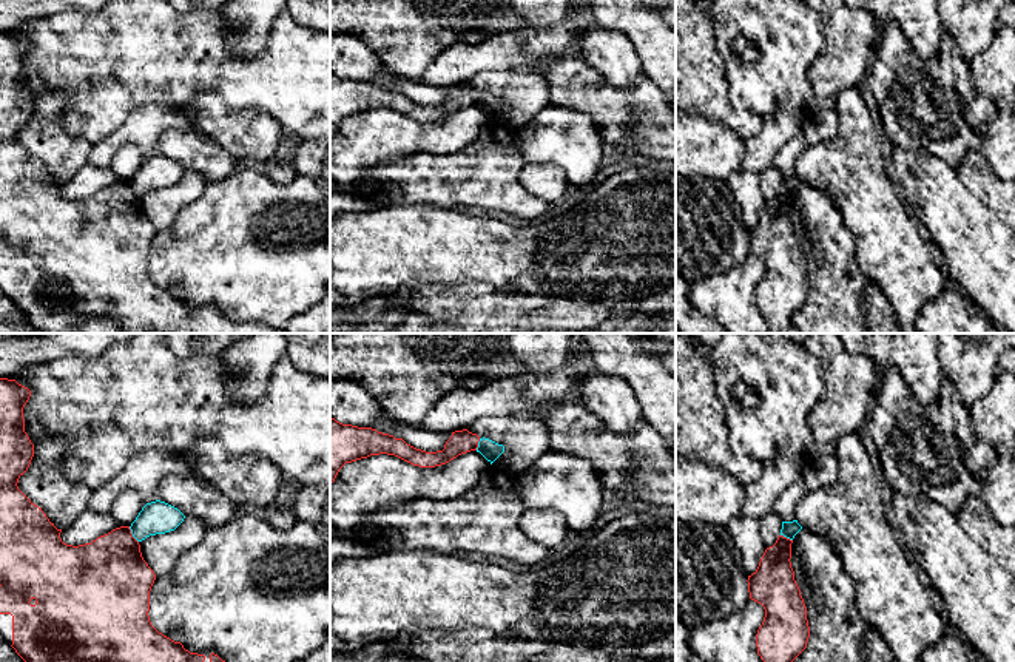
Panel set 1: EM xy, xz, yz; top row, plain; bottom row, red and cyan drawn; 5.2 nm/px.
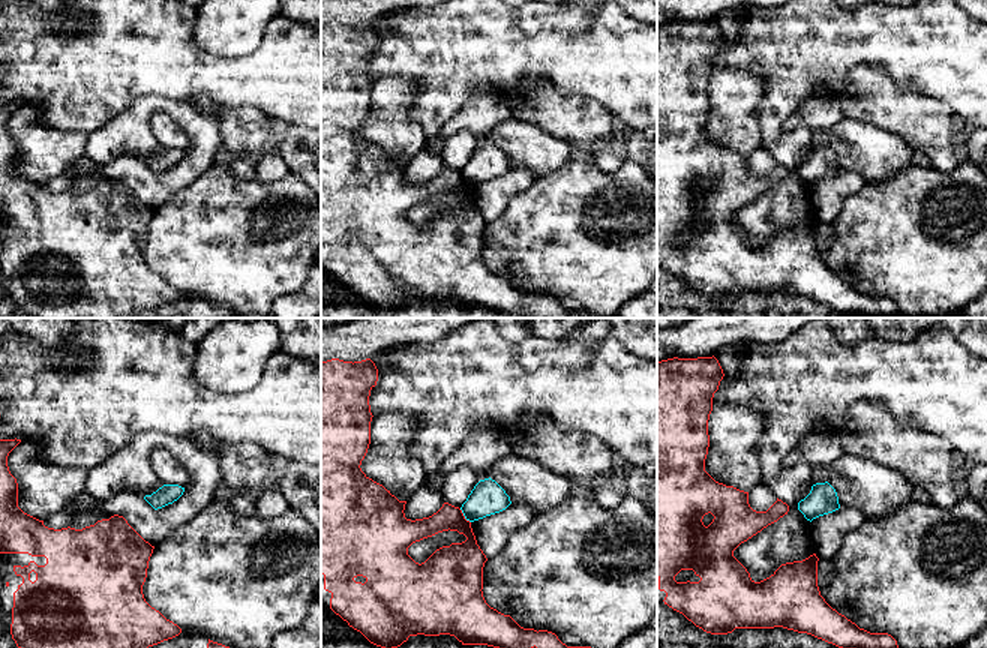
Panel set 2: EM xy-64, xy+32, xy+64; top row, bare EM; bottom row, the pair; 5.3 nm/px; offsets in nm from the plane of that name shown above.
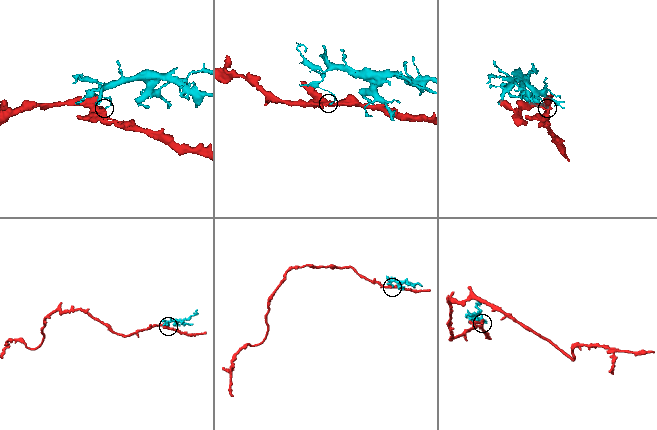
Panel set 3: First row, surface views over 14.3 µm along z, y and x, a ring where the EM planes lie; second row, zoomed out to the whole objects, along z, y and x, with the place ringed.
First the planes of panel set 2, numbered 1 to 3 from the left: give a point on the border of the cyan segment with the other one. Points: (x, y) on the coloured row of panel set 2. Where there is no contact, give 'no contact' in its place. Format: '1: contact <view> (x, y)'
1: no contact
2: contact xy+32 (464, 516)
3: no contact

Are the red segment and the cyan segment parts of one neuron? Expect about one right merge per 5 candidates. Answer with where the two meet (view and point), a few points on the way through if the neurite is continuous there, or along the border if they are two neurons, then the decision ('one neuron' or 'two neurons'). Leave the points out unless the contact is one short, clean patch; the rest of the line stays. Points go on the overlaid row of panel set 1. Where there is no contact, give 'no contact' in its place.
xy (131, 534) | along xy (128, 526), (138, 542) | two neurons

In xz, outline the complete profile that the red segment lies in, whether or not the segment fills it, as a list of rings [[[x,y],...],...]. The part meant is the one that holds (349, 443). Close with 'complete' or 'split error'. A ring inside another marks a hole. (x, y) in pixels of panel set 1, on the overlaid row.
[[[330,417],[330,486],[339,469],[370,455],[395,455],[413,466],[435,468],[461,454],[477,451],[480,437],[467,429],[452,432],[443,451],[426,452],[407,444],[403,438],[378,432],[372,427],[342,424]]] | complete

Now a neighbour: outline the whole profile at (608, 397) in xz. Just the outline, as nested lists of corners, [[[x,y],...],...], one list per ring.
[[[588,360],[578,363],[575,398],[617,434],[629,435],[642,421],[642,409],[632,389]]]

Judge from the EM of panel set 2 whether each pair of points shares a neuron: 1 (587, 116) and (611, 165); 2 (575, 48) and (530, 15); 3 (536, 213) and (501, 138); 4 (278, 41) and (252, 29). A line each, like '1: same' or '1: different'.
1: same
2: same
3: different
4: different

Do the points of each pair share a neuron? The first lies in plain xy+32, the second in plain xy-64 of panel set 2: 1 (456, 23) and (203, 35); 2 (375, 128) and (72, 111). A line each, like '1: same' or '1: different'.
1: different
2: different

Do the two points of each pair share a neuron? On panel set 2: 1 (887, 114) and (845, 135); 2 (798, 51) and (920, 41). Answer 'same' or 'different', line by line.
1: different
2: same

